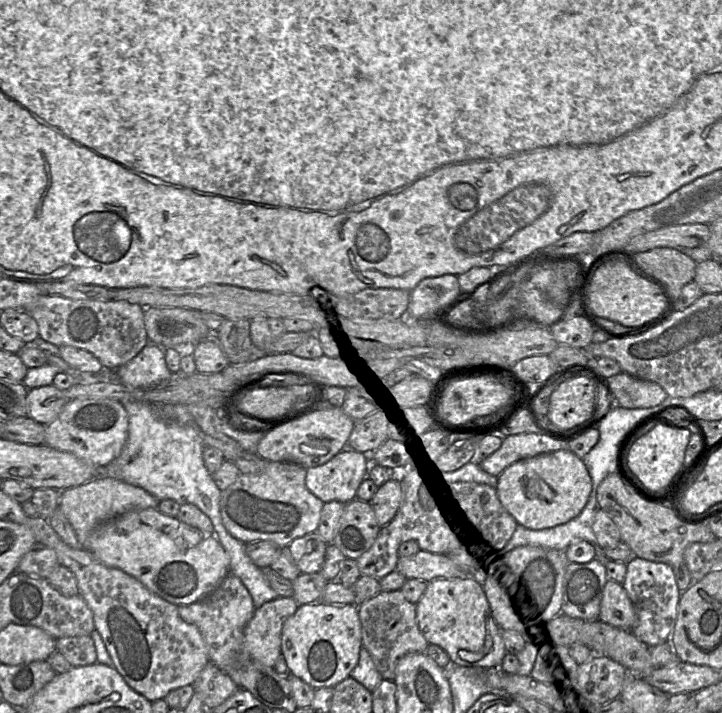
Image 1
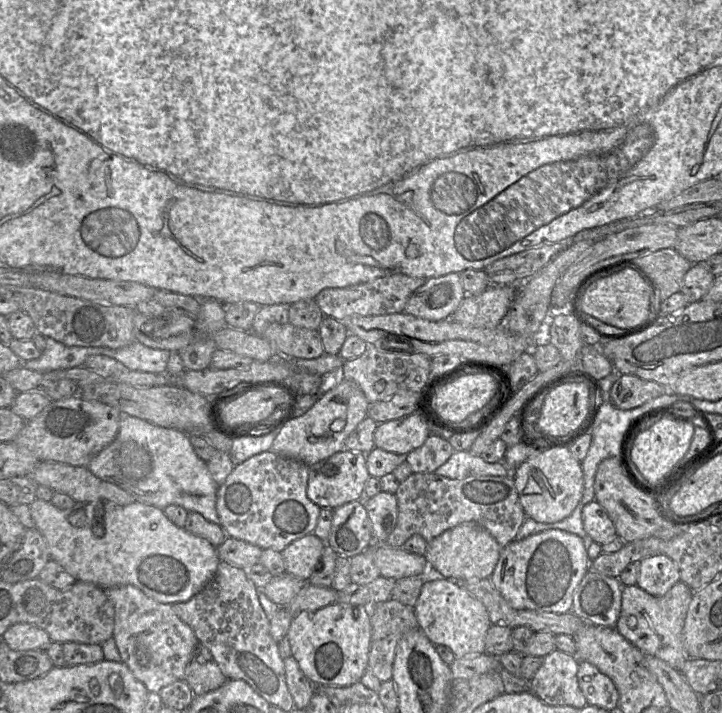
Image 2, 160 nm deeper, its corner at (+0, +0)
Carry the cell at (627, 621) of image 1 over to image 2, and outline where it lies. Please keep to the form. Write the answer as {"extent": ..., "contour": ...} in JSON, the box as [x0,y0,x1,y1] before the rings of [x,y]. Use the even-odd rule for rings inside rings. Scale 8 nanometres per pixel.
{"extent":[615,581,694,671],"contour":[[[682,581],[677,582],[661,597],[652,596],[637,585],[623,586],[621,593],[621,610],[615,628],[626,640],[640,649],[644,654],[660,658],[673,668],[681,671],[685,662],[691,659],[687,656],[684,649],[683,627],[693,593],[694,591]]]}

